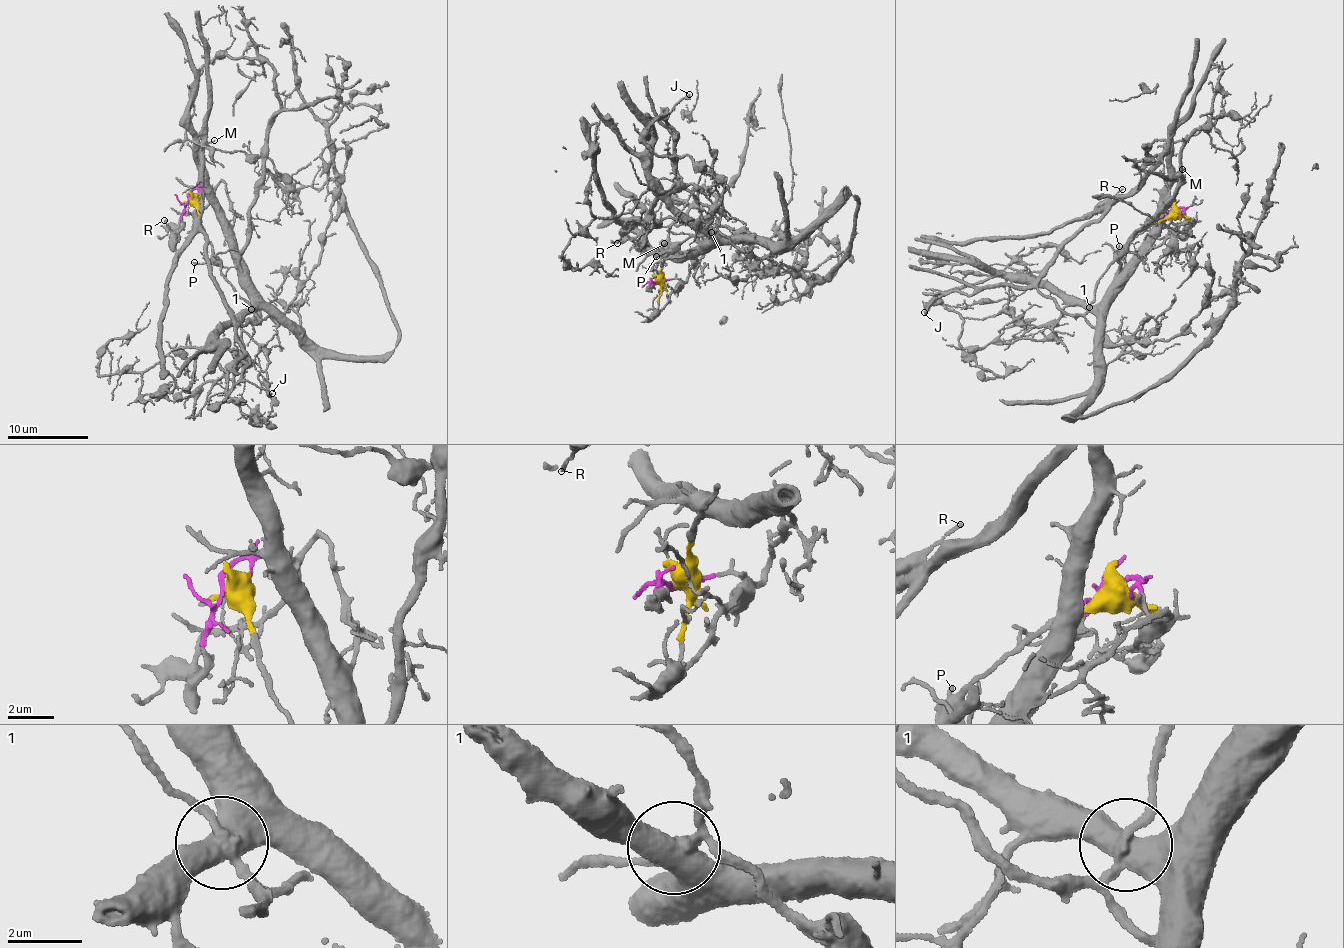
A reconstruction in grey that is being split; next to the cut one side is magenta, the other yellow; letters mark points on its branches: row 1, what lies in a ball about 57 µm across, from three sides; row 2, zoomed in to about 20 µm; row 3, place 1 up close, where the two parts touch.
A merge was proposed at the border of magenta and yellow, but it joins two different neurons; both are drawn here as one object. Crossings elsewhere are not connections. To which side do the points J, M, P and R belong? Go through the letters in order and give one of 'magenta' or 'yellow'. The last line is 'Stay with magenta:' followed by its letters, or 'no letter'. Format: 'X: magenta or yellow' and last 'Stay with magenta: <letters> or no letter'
J: yellow
M: magenta
P: yellow
R: yellow
Stay with magenta: M

